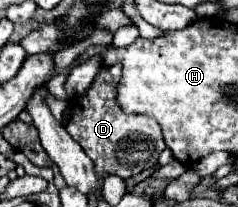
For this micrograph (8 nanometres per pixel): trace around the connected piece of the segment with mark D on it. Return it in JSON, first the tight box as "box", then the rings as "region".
{"box":[66,63,166,183],"region":[[[120,63],[100,69],[90,89],[84,95],[74,95],[70,99],[66,117],[66,131],[72,135],[72,139],[76,139],[82,145],[86,155],[94,161],[94,171],[100,183],[104,181],[106,175],[118,175],[128,179],[148,167],[154,167],[158,163],[162,149],[166,147],[156,119],[136,113],[128,115],[120,109],[116,101],[116,87],[120,79]]]}

